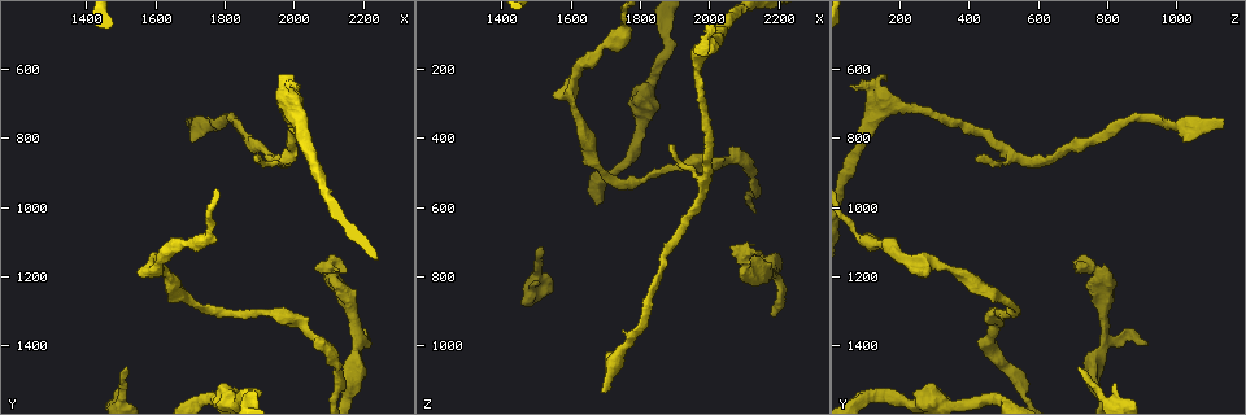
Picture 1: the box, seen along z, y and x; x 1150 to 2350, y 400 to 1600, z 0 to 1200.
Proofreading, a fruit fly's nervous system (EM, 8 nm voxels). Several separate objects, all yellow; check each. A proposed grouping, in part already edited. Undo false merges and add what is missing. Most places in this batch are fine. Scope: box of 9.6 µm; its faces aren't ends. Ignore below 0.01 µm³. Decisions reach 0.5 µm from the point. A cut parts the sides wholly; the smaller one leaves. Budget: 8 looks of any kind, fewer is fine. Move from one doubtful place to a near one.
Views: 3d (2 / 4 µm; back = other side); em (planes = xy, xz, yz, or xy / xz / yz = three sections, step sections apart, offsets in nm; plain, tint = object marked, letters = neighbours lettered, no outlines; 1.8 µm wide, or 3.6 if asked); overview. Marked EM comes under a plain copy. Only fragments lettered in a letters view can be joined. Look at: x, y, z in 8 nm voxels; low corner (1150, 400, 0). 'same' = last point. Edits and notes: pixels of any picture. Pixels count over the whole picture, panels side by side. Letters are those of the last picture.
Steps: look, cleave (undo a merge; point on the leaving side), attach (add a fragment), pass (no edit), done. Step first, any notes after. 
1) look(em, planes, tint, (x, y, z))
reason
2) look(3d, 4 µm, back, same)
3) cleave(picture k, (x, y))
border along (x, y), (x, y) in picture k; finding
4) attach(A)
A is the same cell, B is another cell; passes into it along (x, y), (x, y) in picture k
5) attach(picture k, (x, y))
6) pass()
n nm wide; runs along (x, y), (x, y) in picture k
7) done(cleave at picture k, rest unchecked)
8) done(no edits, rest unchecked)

look(em, planes, letters, (2180, 1400, 910))
an open end

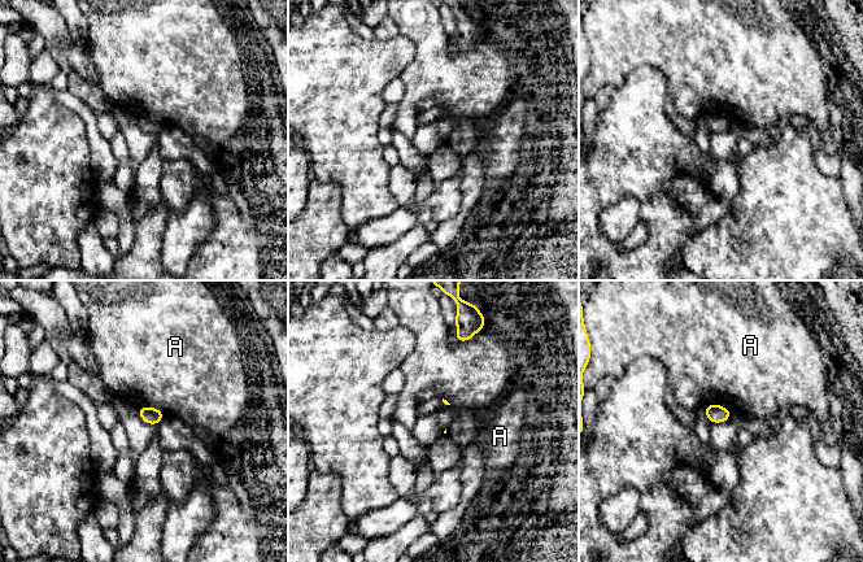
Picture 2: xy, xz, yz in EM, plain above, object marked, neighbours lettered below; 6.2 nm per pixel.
pass()
A is another cell; no lettered fragment goes on from it

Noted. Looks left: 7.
look(3d, 2 µm, (2150, 1180, 730))
branch stops here

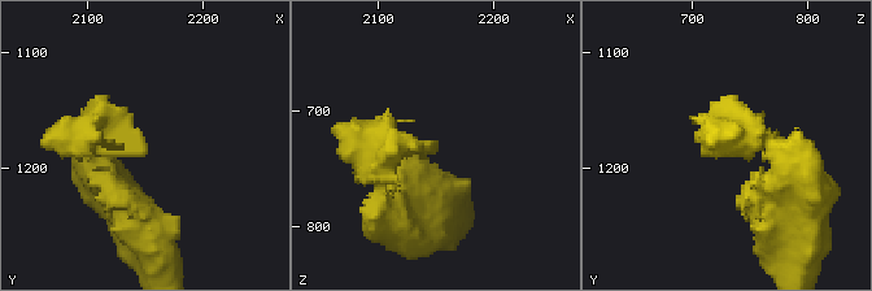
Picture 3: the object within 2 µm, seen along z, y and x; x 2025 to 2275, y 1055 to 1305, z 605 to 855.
look(em, yz, step 8, tint, (2146, 1188, 736))

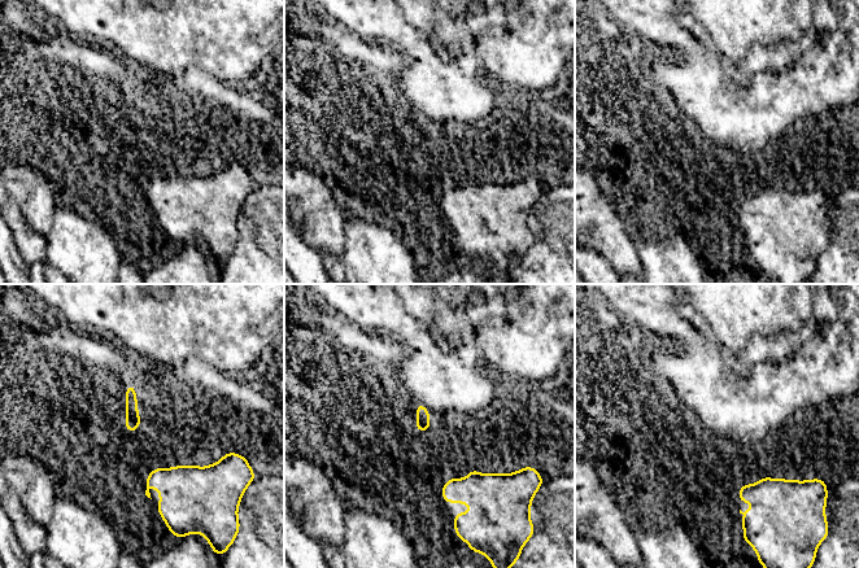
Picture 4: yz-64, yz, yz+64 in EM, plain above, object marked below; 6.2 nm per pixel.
look(em, planes, letters, same)
another direction

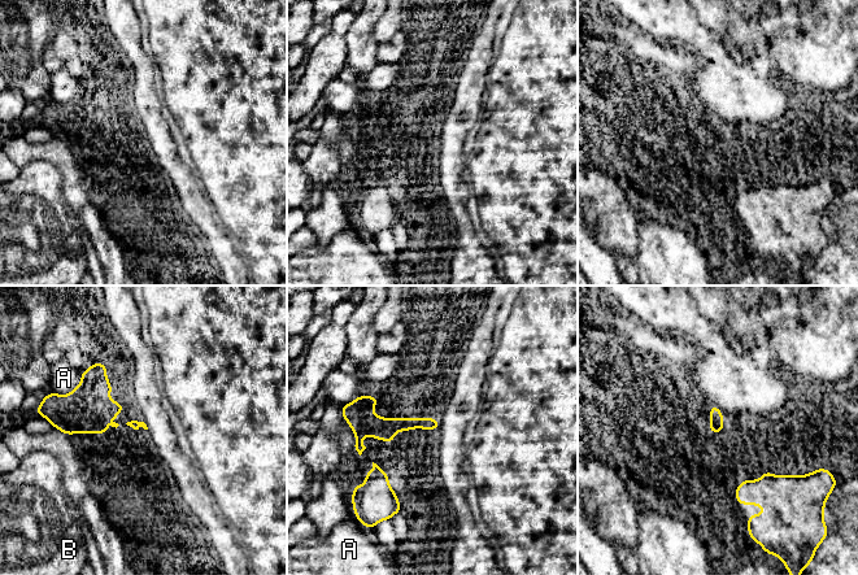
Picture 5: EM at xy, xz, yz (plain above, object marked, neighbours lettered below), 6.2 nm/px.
pass()
A and B are other cells; runs along (435, 422), (355, 425) in picture 5; no lettered fragment goes on from it

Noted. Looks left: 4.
look(3d, 4 µm, (1510, 1470, 720))

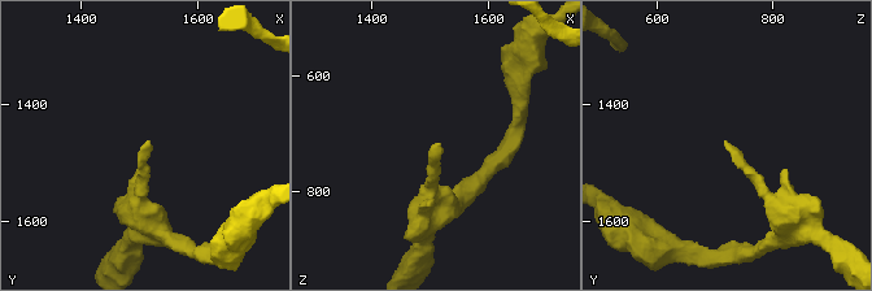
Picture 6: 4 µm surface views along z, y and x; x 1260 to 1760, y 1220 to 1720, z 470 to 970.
look(em, 3.6 µm, planes, letters, (1510, 1460, 720))
shape alone is not enough

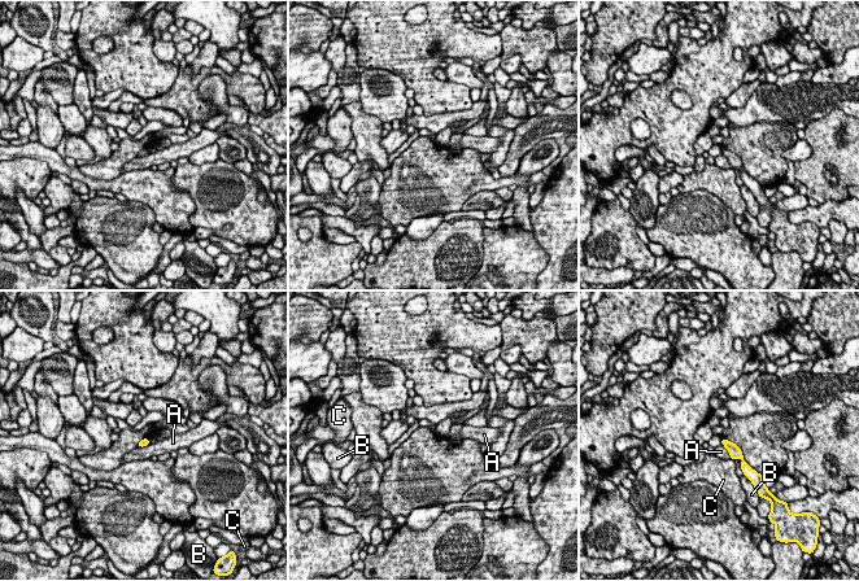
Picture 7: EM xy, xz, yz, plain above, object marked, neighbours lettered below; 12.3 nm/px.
pass()
100 nm wide; A touches over 220 nm; A, B and C are other cells; none of them fits

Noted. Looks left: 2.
done(no edits, rest unchecked)

